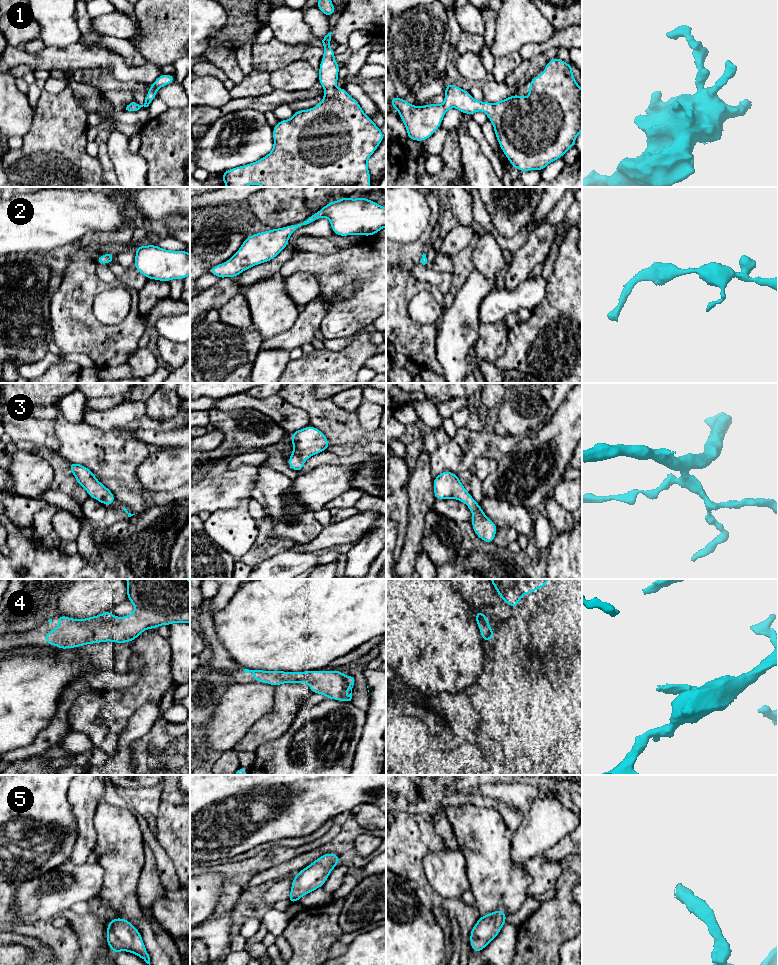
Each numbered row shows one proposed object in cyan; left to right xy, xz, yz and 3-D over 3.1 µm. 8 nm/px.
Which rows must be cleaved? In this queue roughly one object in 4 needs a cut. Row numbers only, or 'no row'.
no row

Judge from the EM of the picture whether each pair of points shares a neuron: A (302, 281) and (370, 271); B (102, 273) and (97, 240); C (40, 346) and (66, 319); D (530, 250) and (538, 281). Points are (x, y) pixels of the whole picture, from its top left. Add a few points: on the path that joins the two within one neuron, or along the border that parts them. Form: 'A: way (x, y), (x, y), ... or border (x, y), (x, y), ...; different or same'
A: border (294, 273), (311, 273), (318, 281), (319, 296); different
B: border (98, 265), (96, 275), (111, 285); different
C: border (49, 310), (53, 340); different
D: border (528, 276), (514, 288), (508, 289); different

